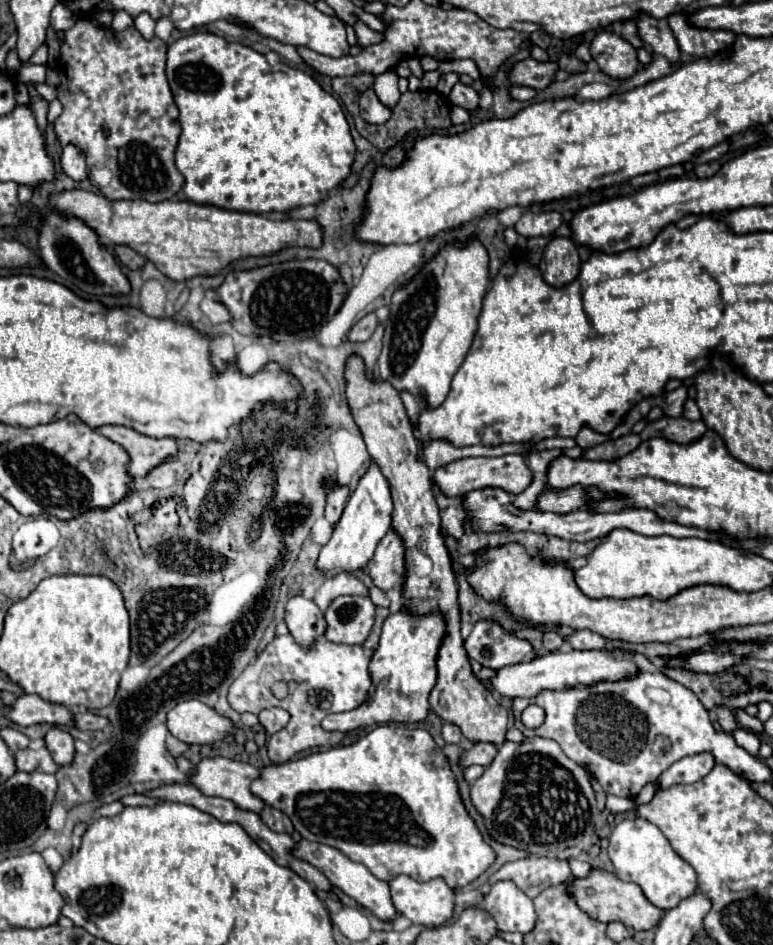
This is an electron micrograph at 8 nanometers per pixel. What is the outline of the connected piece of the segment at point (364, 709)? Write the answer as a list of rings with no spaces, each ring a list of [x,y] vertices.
[[[400,610],[388,616],[382,624],[378,648],[374,650],[368,664],[372,678],[370,700],[362,702],[354,710],[328,714],[322,720],[322,728],[328,732],[348,732],[362,726],[386,722],[422,722],[430,710],[430,690],[436,684],[434,656],[438,654],[438,644],[442,644],[442,632],[446,632],[446,624],[442,624],[442,616],[438,616],[438,612],[434,612],[434,616],[410,616],[410,612]]]

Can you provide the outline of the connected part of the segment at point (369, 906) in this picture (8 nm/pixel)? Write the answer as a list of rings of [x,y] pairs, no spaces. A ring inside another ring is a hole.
[[[300,840],[298,842],[298,858],[306,860],[308,864],[316,866],[328,880],[332,886],[338,886],[344,894],[348,894],[350,898],[354,898],[360,906],[364,906],[366,910],[370,910],[376,918],[384,920],[384,922],[394,922],[400,918],[400,914],[396,912],[392,898],[390,898],[390,886],[384,880],[378,880],[364,864],[360,862],[352,862],[348,860],[342,852],[338,852],[332,846],[320,844],[320,842],[310,842],[310,840]]]

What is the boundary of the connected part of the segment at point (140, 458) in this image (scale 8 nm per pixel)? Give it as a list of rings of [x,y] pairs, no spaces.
[[[102,426],[98,428],[102,436],[122,444],[130,452],[130,474],[132,476],[146,476],[164,460],[176,456],[178,442],[172,438],[150,438],[126,426]]]

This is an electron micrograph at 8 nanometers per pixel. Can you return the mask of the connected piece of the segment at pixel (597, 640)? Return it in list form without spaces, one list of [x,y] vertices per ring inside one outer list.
[[[576,630],[568,636],[568,644],[574,650],[594,650],[594,648],[606,648],[606,640],[590,630]]]

